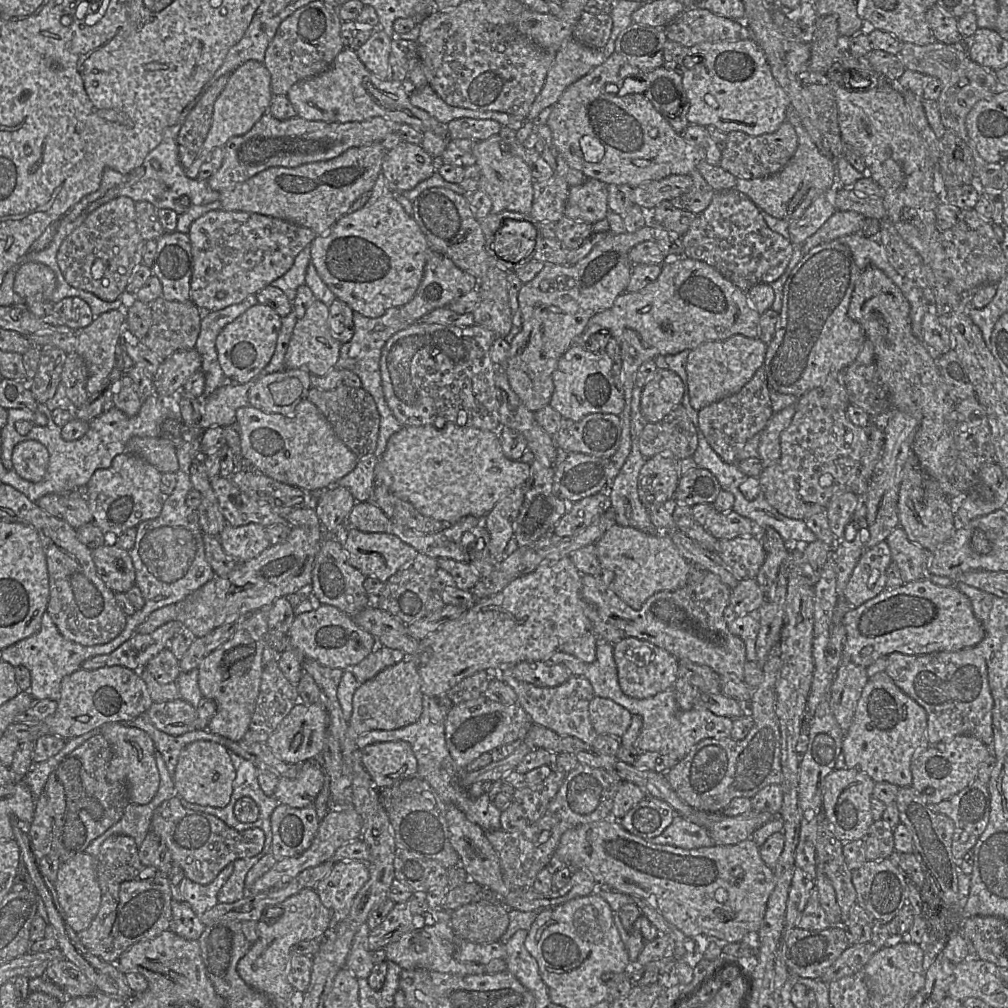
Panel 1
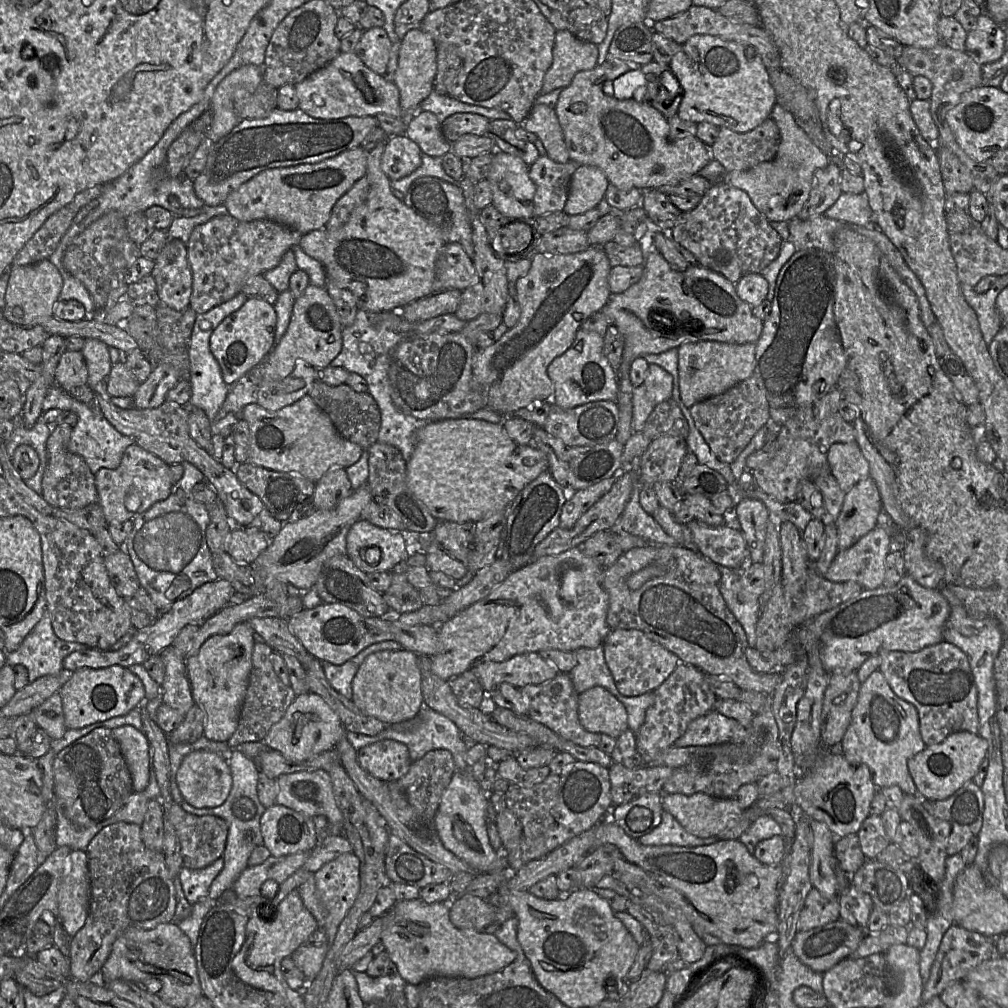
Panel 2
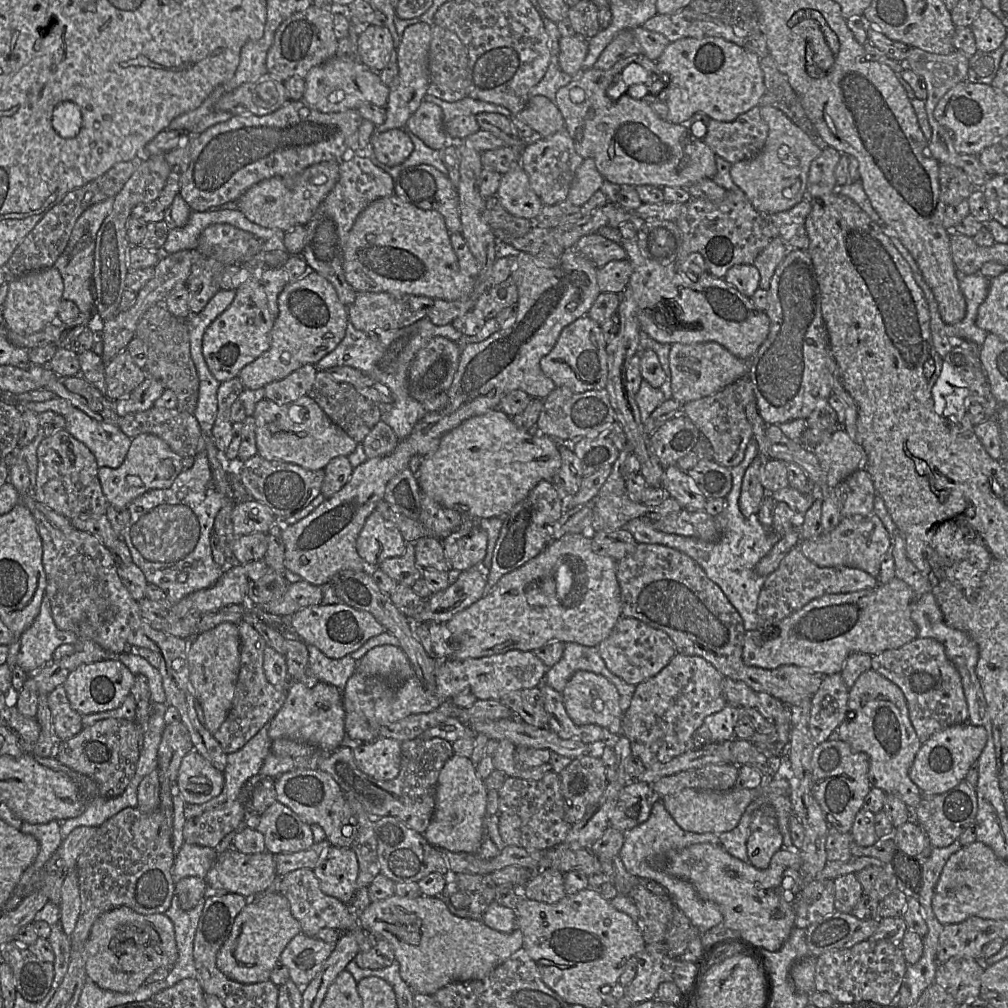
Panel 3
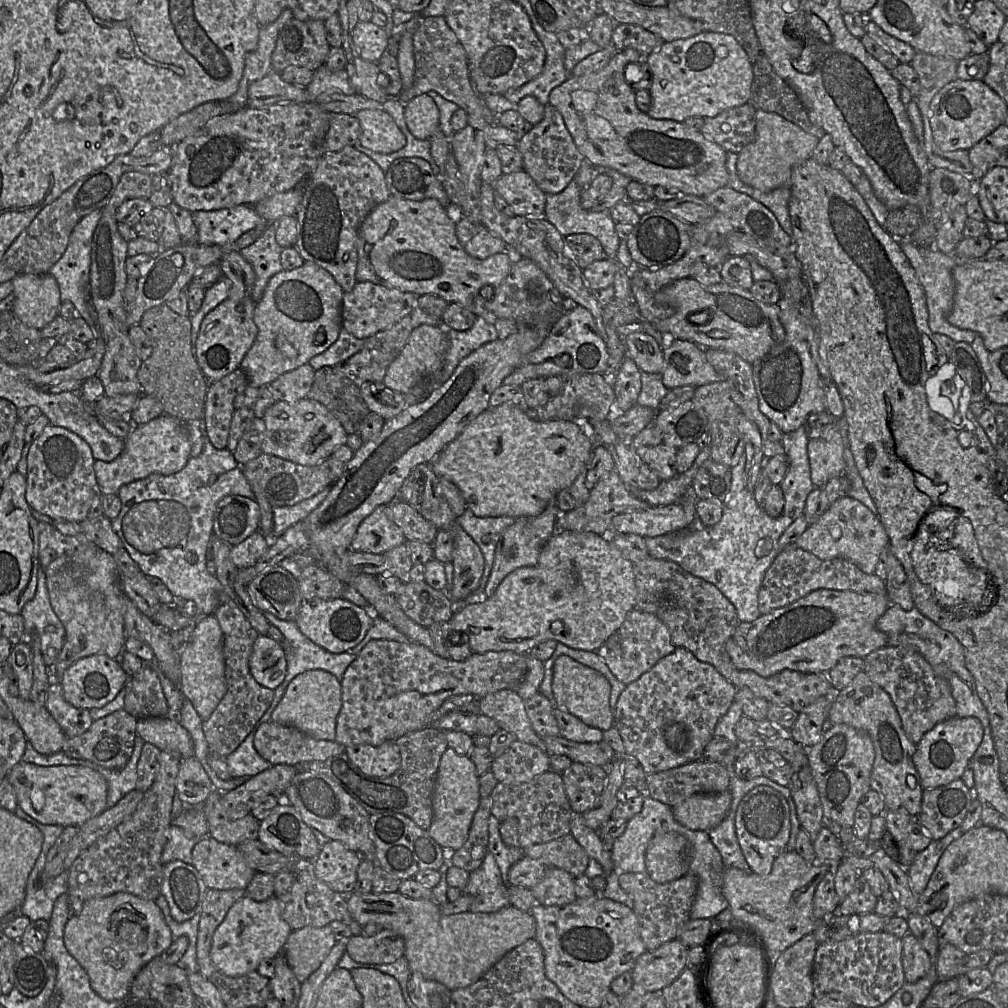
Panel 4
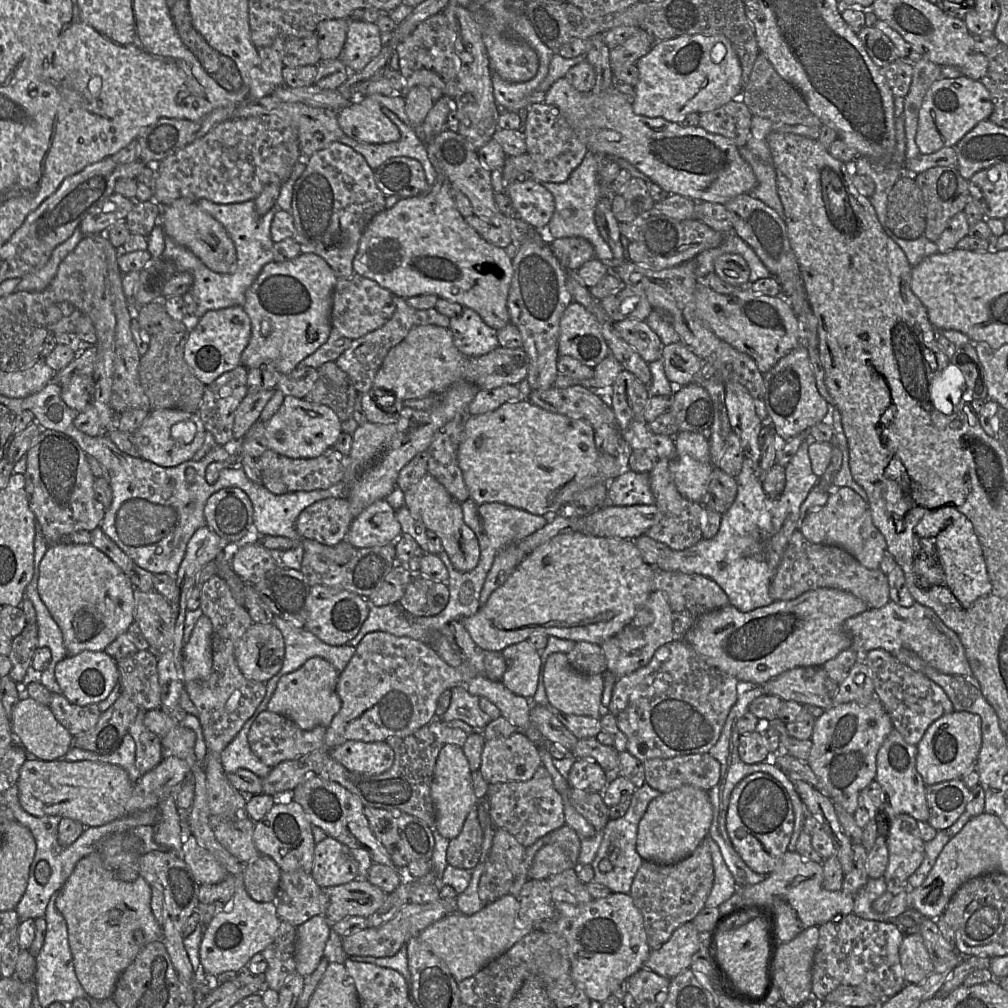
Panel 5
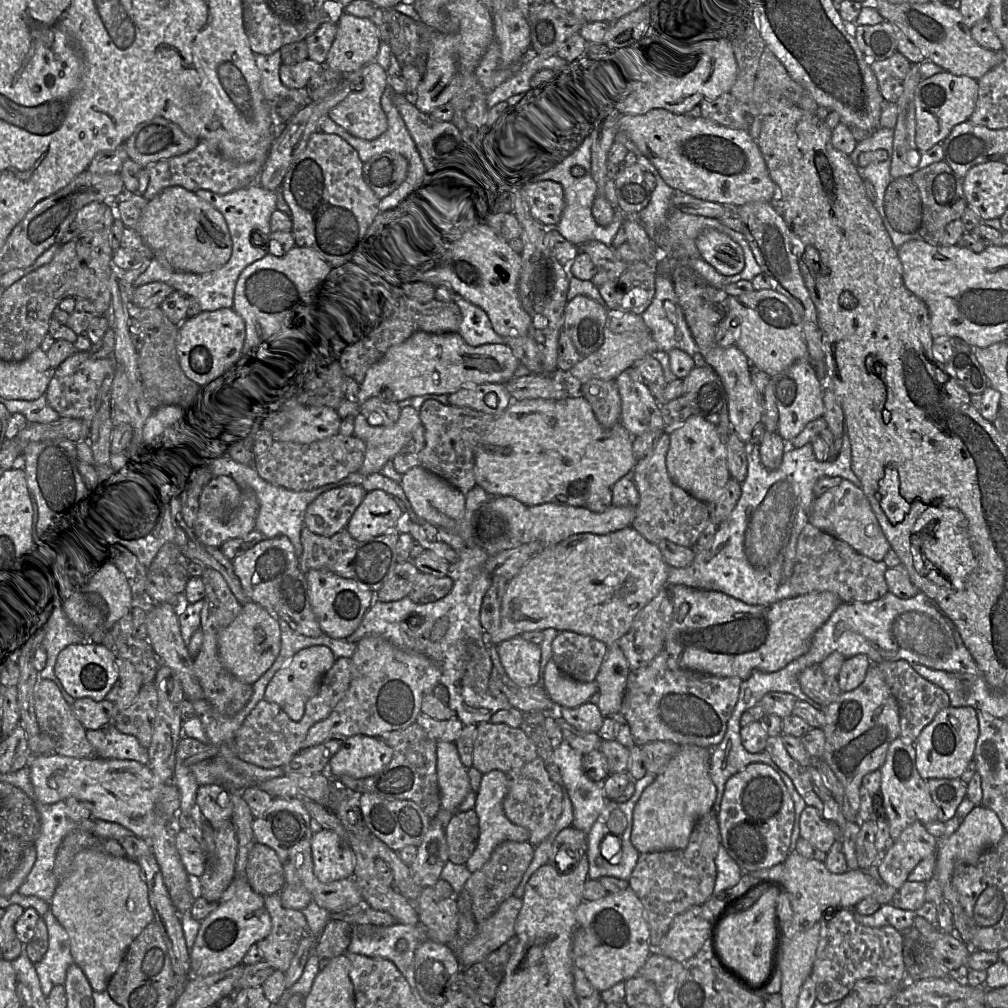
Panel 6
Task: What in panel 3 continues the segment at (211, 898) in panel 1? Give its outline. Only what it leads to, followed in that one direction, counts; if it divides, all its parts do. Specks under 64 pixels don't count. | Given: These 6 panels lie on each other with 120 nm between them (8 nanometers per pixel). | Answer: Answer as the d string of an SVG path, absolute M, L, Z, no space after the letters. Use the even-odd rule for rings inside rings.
M184 842L174 858L172 868L174 882L189 876L205 879L217 856L216 849Z

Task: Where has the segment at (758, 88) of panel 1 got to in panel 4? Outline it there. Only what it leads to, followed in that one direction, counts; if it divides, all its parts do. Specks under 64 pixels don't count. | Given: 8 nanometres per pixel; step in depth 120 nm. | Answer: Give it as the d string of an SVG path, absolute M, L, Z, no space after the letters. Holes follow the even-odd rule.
M702 32L696 36L664 42L645 57L650 76L651 106L648 116L684 123L693 117L712 118L749 102L753 64L736 39L728 34Z

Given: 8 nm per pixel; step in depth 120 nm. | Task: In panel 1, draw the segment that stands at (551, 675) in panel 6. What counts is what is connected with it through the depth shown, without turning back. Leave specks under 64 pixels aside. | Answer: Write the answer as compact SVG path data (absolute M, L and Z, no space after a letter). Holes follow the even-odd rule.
M595 696L589 704L589 715L597 734L621 738L629 728L633 715L609 698Z

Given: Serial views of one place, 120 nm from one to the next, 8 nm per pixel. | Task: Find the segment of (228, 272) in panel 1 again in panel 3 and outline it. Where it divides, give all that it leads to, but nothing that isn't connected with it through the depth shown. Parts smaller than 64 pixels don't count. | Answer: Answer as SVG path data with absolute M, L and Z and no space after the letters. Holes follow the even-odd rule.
M218 223L209 225L202 231L197 250L200 253L200 259L192 266L186 285L190 292L189 308L191 313L201 312L210 299L221 289L220 280L226 267L256 265L257 257L263 252L263 244L260 239L250 232L231 224Z

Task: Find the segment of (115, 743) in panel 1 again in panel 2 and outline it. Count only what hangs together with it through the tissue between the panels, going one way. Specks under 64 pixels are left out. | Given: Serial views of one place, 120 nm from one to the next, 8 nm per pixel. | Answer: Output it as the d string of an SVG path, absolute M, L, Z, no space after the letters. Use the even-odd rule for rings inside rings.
M132 725L113 728L112 732L131 772L134 791L144 791L150 780L150 743L146 735Z

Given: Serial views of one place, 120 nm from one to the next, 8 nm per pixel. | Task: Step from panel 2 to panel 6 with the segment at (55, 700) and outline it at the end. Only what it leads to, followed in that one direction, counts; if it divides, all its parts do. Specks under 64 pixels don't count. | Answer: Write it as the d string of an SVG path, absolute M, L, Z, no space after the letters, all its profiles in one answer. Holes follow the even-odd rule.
M88 697L76 699L71 709L86 730L100 729L117 714L113 702L106 699L97 702Z

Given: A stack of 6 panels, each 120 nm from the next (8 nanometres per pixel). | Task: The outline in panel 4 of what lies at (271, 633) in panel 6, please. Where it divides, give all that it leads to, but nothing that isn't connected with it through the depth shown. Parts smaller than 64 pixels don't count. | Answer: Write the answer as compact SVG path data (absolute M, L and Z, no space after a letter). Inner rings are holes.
M259 635L253 644L249 668L260 685L274 690L283 682L286 675L285 651L271 637Z

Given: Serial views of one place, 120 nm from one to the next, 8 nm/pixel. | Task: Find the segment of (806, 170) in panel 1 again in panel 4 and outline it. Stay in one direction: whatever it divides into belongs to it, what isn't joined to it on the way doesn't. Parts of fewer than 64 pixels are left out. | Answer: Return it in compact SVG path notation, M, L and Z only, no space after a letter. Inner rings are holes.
M757 110L755 139L738 155L736 170L746 185L763 192L790 187L792 169L811 158L819 139L782 116Z

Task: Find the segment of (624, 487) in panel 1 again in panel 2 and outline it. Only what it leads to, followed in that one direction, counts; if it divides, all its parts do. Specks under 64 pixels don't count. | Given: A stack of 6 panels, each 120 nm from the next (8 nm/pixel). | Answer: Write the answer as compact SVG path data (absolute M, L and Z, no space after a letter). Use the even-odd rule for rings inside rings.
M636 482L625 504L623 512L617 519L617 527L634 536L646 539L652 544L678 545L656 522L647 514L639 503L640 482Z

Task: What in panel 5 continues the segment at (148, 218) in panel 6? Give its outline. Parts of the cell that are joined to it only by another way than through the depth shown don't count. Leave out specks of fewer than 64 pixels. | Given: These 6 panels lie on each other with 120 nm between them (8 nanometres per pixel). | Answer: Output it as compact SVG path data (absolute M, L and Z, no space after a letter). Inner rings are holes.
M178 198L162 206L159 224L166 237L190 250L209 269L218 273L234 273L237 269L237 251L233 240L224 226L209 213L204 211L198 201Z

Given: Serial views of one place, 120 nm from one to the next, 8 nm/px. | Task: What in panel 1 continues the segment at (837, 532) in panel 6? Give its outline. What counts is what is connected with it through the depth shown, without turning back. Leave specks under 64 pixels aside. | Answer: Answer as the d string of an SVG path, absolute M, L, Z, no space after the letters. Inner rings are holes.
M886 541L864 551L843 591L851 607L862 605L886 589L886 570L891 562Z

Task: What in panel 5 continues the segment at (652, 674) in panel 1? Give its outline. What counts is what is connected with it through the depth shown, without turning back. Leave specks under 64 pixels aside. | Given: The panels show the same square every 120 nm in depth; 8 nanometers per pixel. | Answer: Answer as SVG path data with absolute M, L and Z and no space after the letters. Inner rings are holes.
M653 591L633 619L600 646L607 661L607 670L619 678L648 665L661 646L674 640L672 611L667 595L663 591Z

